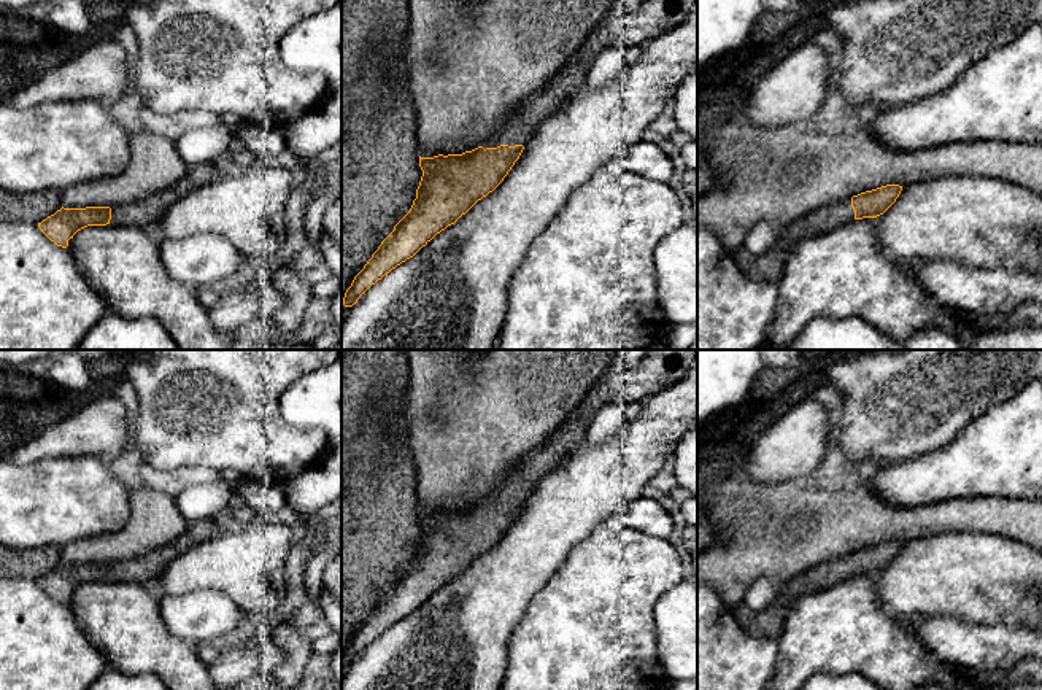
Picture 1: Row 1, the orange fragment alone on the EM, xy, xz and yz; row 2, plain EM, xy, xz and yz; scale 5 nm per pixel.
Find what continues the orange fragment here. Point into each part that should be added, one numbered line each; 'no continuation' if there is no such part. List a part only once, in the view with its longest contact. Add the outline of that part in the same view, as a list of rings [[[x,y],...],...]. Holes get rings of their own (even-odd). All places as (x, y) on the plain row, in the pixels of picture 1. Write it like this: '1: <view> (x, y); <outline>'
1: xz (659, 369); [[[650,350],[635,367],[619,362],[612,366],[546,442],[531,452],[483,504],[526,502],[537,483],[559,467],[570,452],[586,439],[592,418],[607,404],[618,399],[627,404],[645,402],[683,380],[696,358],[697,350]]]

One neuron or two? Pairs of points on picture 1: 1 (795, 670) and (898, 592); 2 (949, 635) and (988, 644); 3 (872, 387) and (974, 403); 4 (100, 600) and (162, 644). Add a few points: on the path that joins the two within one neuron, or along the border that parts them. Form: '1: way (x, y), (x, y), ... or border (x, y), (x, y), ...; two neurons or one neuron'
1: border (874, 574), (877, 596), (901, 617); two neurons
2: way (958, 643), (979, 644); one neuron
3: way (898, 387), (949, 385); one neuron
4: way (116, 616), (146, 644); one neuron

